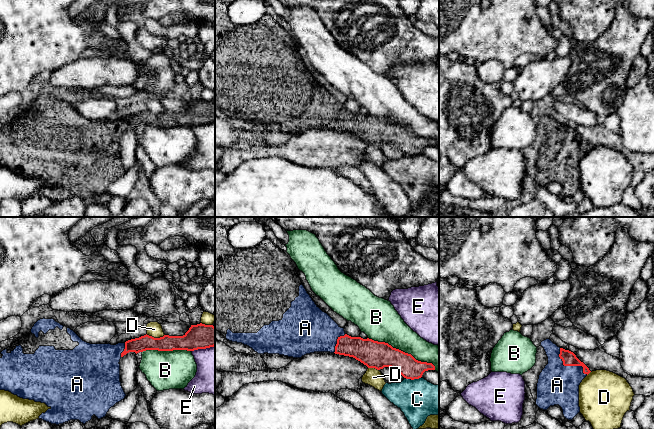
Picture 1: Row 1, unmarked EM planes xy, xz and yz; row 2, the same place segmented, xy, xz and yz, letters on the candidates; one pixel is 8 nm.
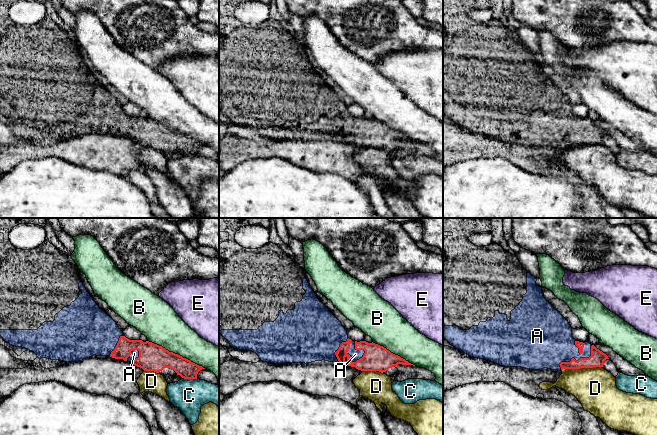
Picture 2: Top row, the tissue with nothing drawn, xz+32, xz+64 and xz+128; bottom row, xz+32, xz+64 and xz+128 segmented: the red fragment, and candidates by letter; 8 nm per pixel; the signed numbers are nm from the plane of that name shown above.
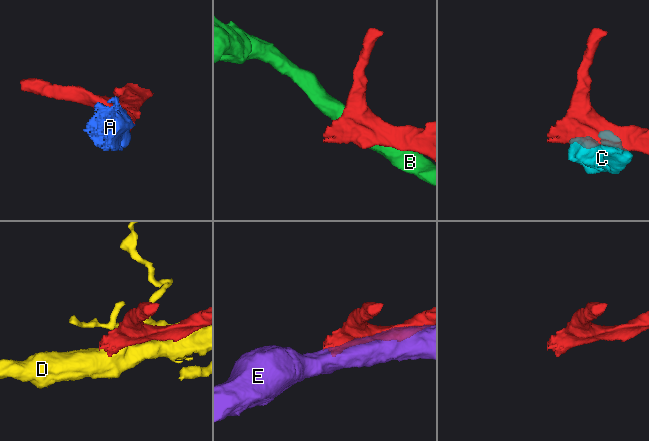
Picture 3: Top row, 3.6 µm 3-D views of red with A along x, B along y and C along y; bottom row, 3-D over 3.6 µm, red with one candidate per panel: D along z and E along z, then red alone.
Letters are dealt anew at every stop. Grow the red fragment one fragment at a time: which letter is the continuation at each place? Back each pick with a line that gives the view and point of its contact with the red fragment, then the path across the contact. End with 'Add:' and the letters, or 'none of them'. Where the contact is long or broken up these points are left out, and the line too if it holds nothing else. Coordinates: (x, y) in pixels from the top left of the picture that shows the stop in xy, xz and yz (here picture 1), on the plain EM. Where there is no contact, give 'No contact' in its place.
A: Touches red at yz (569, 141)
Add: A

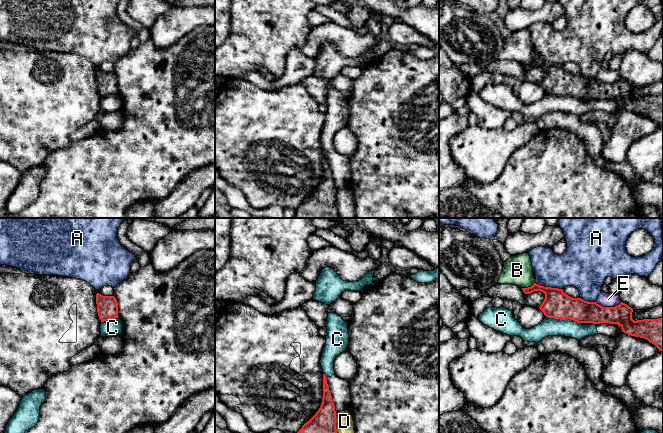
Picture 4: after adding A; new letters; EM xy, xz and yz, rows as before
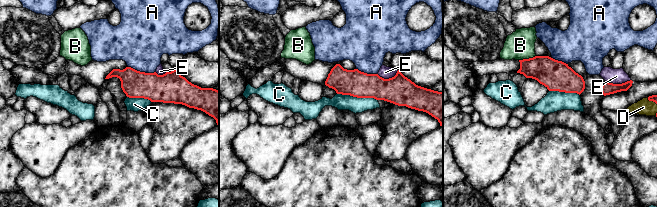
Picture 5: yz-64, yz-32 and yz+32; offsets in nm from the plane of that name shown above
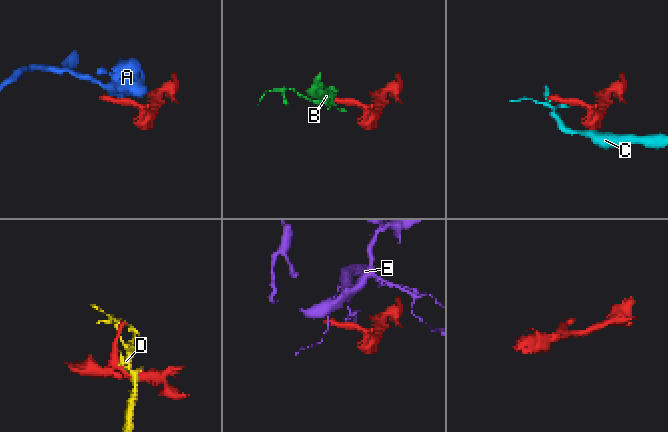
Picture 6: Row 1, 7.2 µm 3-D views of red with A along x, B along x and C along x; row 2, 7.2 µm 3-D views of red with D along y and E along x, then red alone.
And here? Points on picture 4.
Add: none of them

